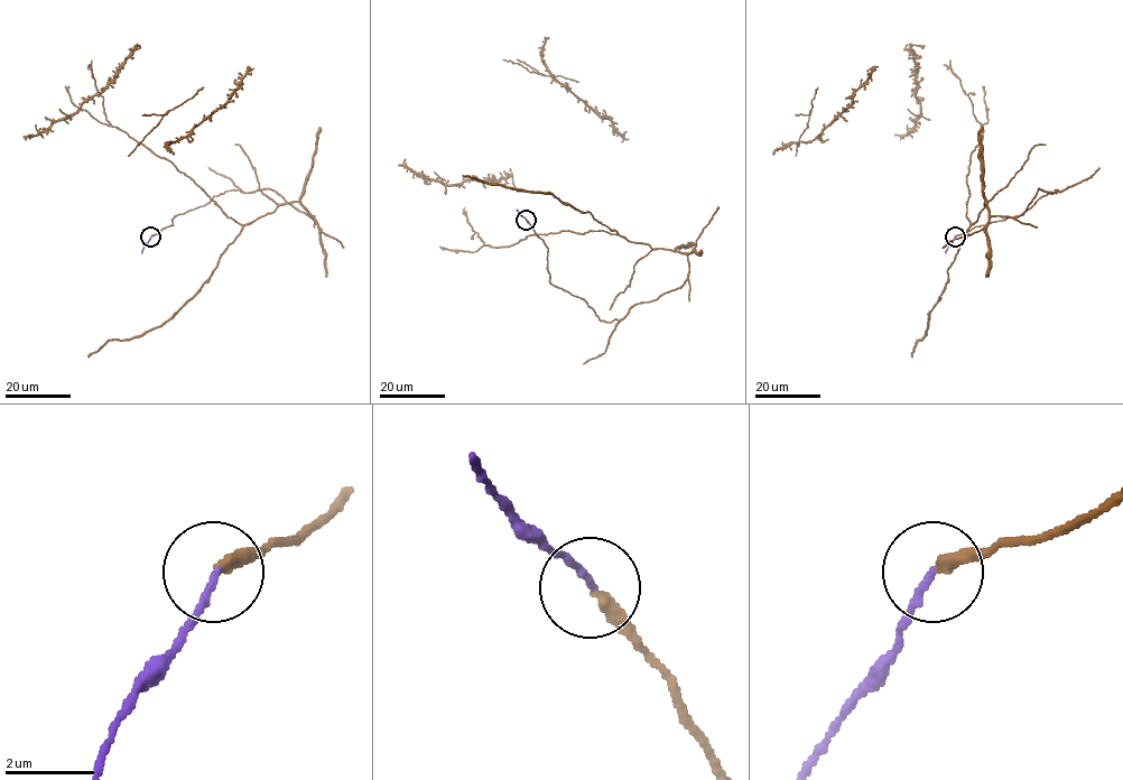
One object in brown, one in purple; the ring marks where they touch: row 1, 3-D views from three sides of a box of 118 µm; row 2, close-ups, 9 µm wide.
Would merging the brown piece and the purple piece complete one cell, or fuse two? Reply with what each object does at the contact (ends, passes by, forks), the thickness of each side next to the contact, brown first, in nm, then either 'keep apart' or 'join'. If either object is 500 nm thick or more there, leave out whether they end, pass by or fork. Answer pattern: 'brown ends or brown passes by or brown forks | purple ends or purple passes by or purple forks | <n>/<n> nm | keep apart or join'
brown ends | purple ends | 280/150 nm | join

